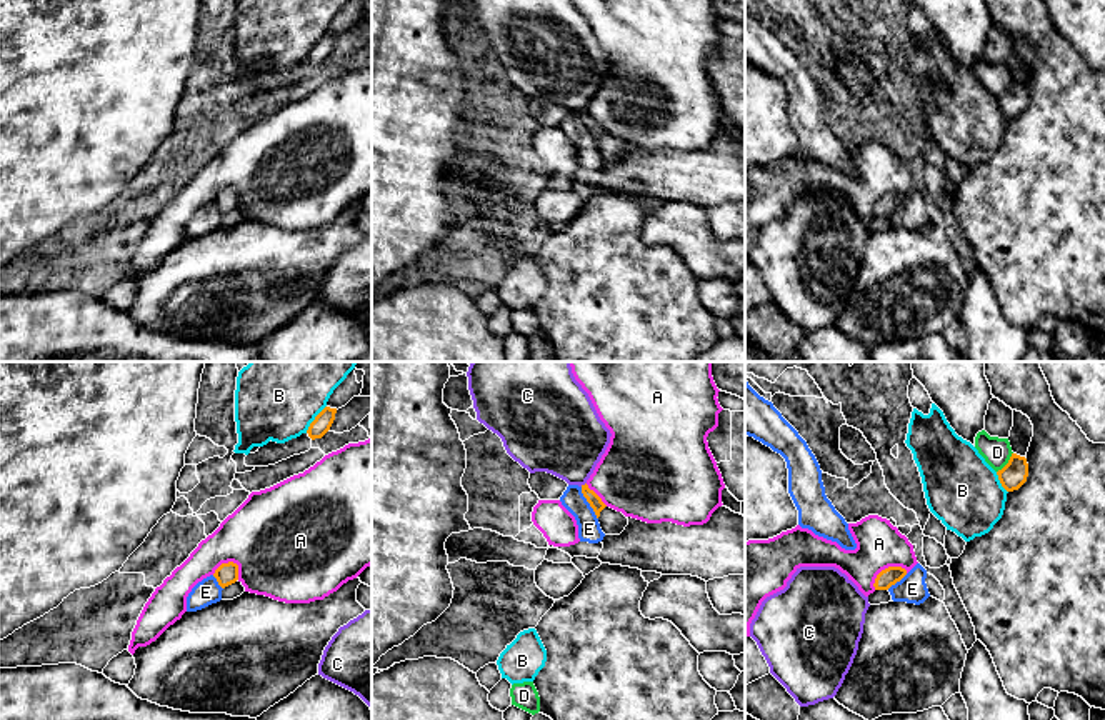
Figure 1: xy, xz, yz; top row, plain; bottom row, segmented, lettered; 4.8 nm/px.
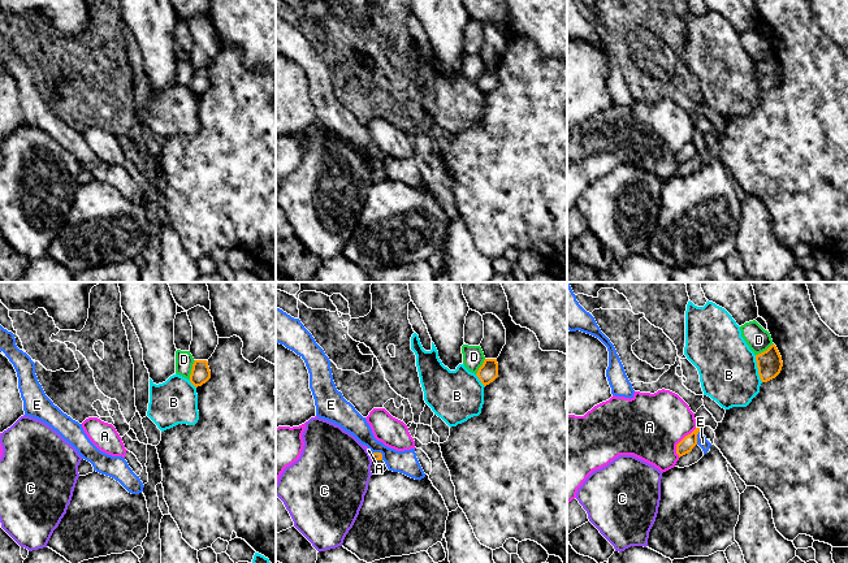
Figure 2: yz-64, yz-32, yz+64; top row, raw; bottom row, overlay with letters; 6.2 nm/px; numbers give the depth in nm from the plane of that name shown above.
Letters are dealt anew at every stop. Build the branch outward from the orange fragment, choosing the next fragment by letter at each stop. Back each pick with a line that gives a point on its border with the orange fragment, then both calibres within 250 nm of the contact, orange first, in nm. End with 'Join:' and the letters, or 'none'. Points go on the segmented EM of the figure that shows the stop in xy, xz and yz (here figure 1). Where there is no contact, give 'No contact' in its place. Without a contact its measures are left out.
Join: none

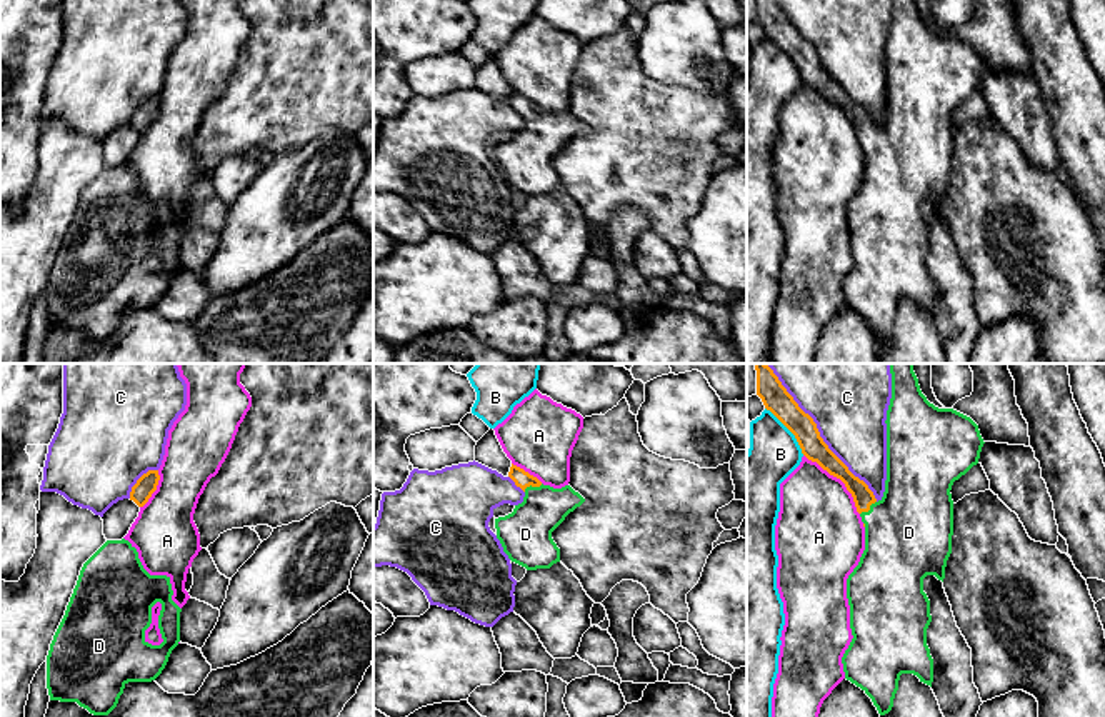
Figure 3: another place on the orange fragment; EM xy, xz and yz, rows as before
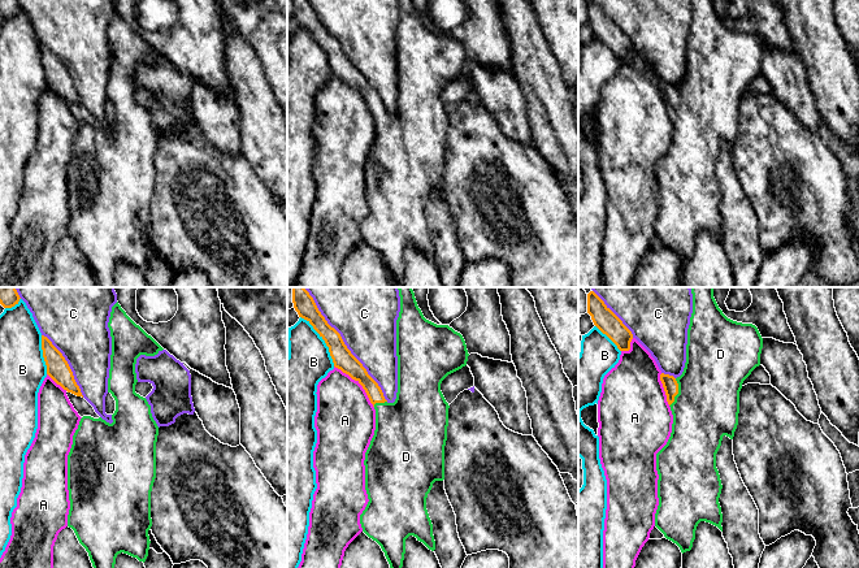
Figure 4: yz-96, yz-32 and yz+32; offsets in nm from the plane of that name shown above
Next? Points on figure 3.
D: Touches orange at xz (532, 486). Thickness 90 nm (orange) against 260 nm
Join: D

